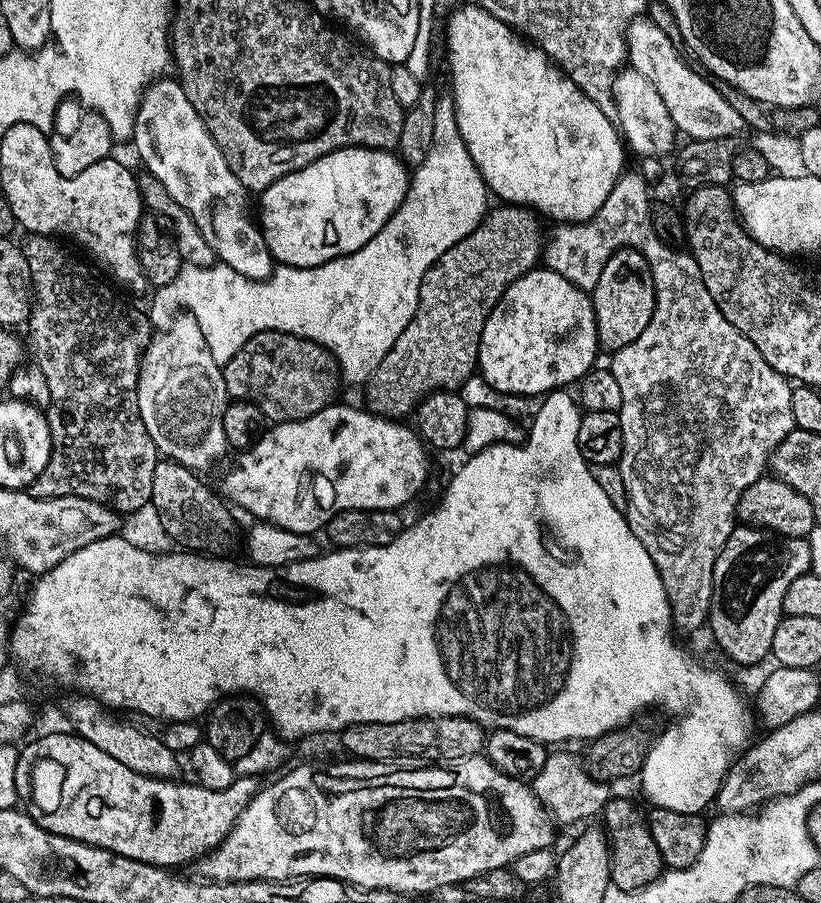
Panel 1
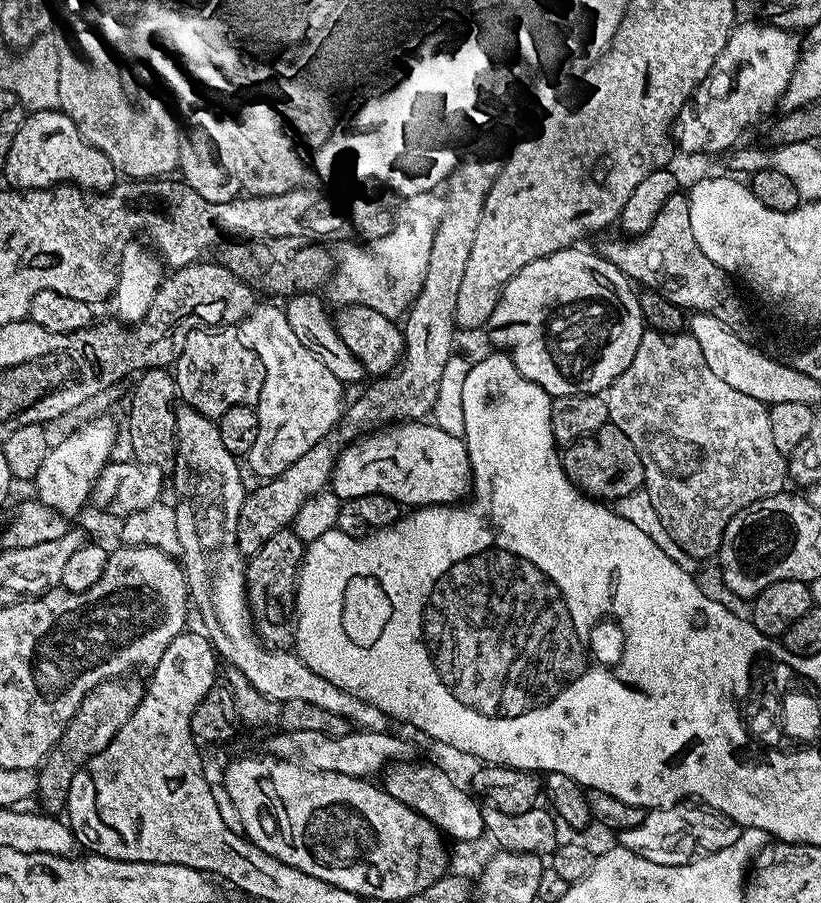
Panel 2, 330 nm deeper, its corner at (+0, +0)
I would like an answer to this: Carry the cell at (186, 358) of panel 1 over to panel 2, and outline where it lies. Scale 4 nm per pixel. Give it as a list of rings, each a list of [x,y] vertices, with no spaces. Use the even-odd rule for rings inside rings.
[[[187,406],[177,407],[176,410],[176,488],[180,491],[180,501],[175,501],[176,529],[178,530],[178,560],[184,569],[184,581],[188,584],[188,595],[191,603],[200,611],[203,631],[219,657],[226,664],[234,667],[244,675],[246,682],[254,686],[268,700],[283,702],[285,700],[301,700],[314,702],[314,706],[322,706],[322,710],[330,710],[330,714],[344,716],[349,725],[360,730],[383,732],[389,727],[390,718],[382,710],[365,700],[359,700],[349,692],[338,690],[326,678],[314,674],[306,662],[302,662],[295,651],[268,648],[256,634],[252,625],[252,615],[248,609],[248,591],[246,590],[246,558],[240,553],[238,546],[238,514],[242,510],[242,502],[246,495],[244,480],[240,477],[237,457],[222,446],[222,434],[218,434],[215,419],[203,416],[200,412]]]

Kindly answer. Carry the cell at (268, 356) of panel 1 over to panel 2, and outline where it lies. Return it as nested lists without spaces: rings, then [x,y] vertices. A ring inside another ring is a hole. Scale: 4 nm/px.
[[[222,328],[191,332],[174,365],[174,379],[179,399],[187,407],[209,418],[219,418],[235,404],[254,406],[262,394],[262,362],[240,340],[239,331]]]

